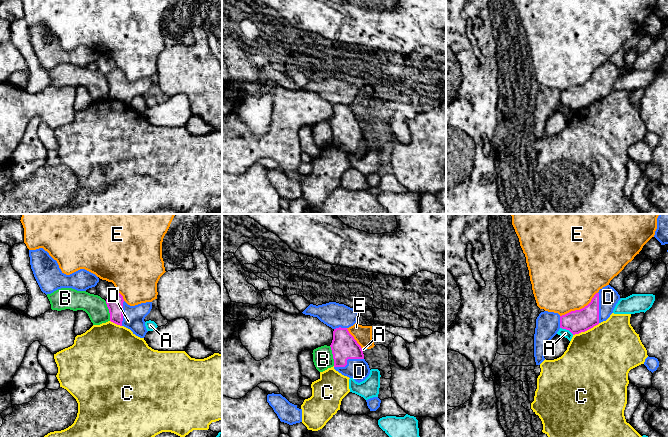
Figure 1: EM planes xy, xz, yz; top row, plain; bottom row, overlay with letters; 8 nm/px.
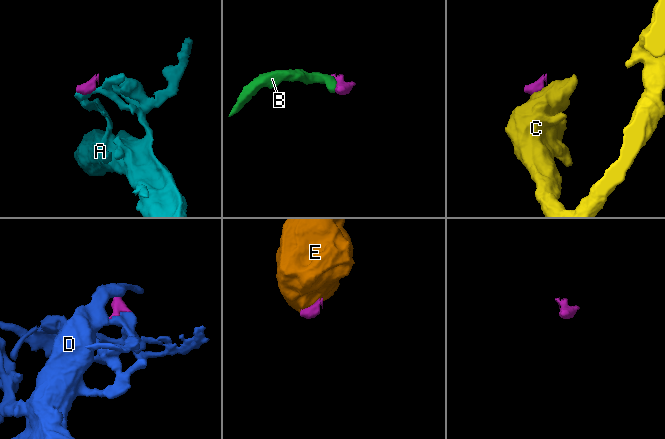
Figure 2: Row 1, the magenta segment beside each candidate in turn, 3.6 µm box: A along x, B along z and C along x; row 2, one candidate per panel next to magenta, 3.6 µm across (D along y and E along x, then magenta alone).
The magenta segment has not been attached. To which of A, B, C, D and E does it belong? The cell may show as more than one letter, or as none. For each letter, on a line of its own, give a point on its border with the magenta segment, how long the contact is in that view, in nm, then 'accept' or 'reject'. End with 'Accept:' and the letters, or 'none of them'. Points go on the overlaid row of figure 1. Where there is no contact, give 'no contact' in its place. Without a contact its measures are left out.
A: yz (567, 329) | 130 nm | reject
B: xy (109, 311) | 170 nm | reject
C: yz (586, 330) | 240 nm | reject
D: xz (347, 359) | 260 nm | accept
E: yz (580, 309) | 360 nm | reject
Accept: D

